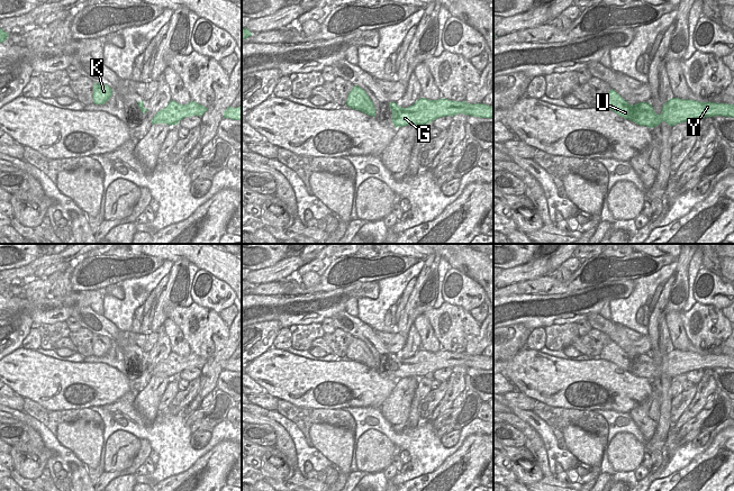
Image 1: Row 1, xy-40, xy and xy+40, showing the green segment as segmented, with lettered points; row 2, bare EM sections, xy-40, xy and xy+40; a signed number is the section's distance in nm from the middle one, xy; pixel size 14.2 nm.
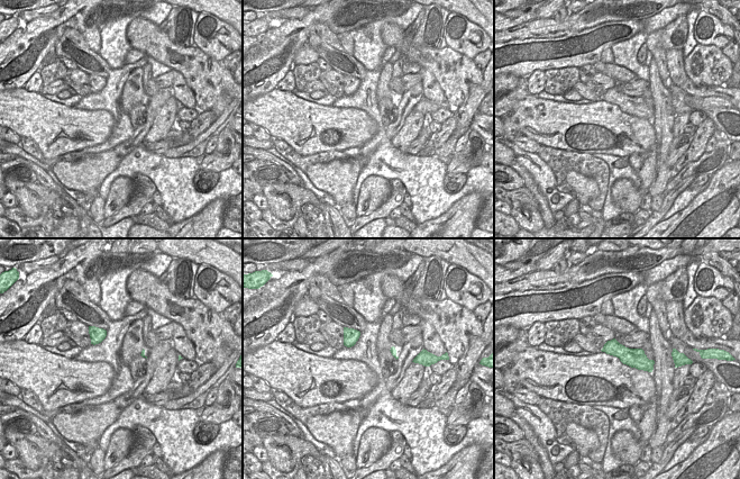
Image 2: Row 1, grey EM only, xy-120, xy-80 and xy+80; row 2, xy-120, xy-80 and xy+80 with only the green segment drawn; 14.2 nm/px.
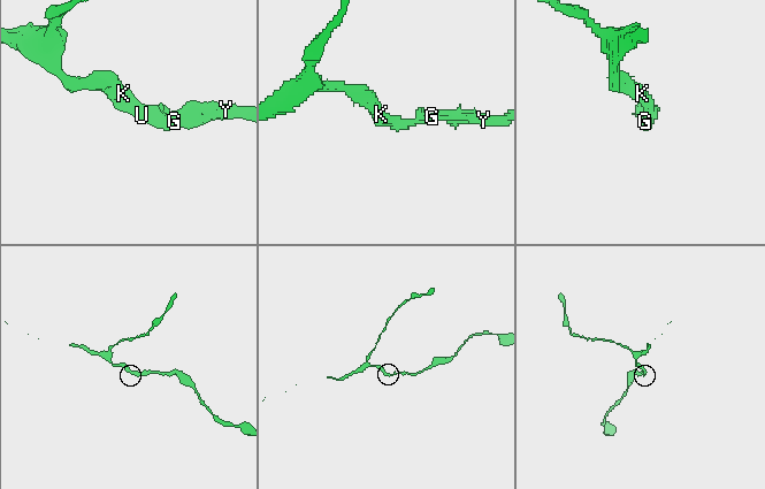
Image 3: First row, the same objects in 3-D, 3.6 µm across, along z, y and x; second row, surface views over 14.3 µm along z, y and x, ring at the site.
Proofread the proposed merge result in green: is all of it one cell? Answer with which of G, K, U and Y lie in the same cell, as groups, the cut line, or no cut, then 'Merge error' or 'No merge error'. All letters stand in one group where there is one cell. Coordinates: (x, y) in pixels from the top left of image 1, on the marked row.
Groups: G K U Y. No split. No merge error

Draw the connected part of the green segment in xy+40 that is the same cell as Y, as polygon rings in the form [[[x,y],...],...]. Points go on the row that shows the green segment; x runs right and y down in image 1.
[[[614,89],[601,98],[599,107],[613,110],[624,119],[649,128],[659,126],[662,121],[672,127],[697,117],[724,116],[734,118],[734,104],[700,102],[679,98],[669,99],[662,107],[661,113],[658,115],[649,102],[640,102],[632,106]]]

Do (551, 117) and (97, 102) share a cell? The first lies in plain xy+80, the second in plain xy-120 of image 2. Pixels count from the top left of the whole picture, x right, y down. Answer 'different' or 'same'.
different

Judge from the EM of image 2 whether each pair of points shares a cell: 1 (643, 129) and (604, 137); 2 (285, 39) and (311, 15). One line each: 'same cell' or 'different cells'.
1: same cell
2: same cell

